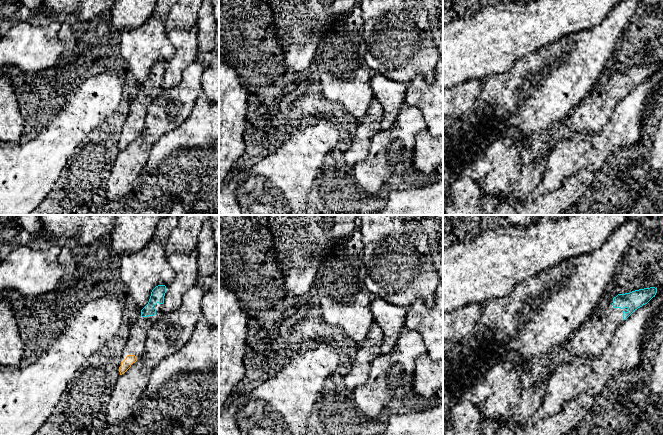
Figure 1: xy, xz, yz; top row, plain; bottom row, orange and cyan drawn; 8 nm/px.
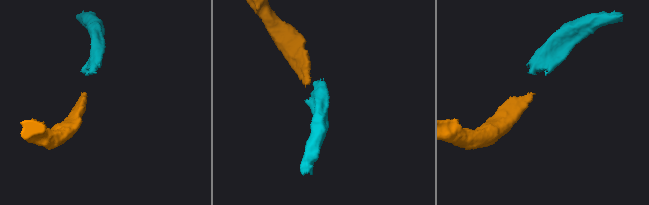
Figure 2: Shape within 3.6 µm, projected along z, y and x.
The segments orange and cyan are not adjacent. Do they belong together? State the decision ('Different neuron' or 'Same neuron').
Same neuron

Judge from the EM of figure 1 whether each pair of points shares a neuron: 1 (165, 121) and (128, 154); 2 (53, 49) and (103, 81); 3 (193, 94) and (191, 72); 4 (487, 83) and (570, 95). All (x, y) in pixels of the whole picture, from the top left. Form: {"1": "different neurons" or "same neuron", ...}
{"1": "same neuron", "2": "different neurons", "3": "same neuron", "4": "same neuron"}

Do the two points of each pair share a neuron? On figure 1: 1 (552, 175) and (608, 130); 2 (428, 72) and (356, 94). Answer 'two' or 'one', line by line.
1: one
2: two

